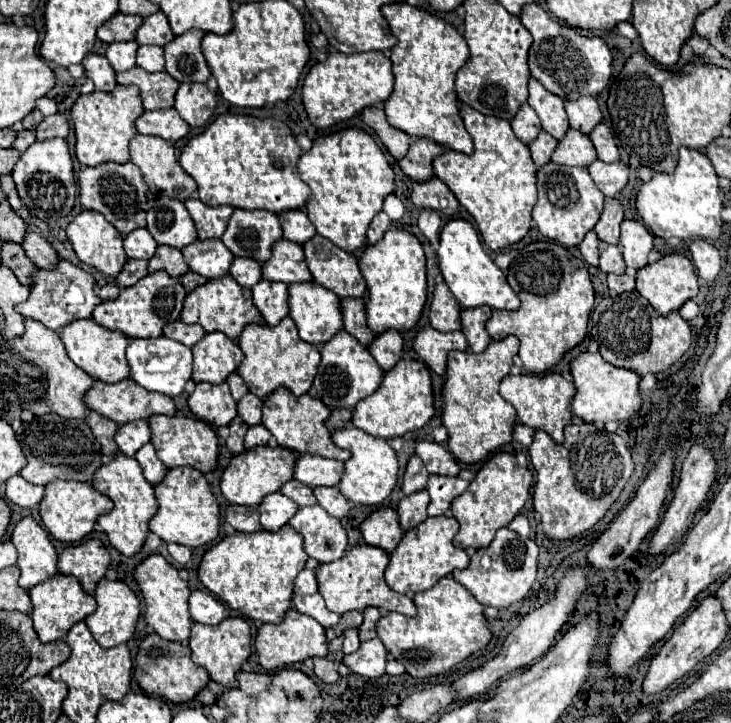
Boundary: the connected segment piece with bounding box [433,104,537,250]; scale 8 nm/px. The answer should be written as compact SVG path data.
M461 104L459 114L467 132L473 138L473 154L445 150L433 160L433 172L457 196L463 208L475 218L483 242L489 250L501 250L525 238L531 228L531 208L537 202L535 172L529 148L521 142L507 120L485 116L467 104Z

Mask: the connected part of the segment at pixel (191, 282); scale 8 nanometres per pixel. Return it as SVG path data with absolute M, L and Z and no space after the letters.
M189 270L185 276L181 276L179 280L181 280L181 284L185 286L185 290L187 290L187 292L191 292L195 286L199 286L199 284L205 284L205 282L207 282L203 276L199 276L199 274L191 272L191 270Z

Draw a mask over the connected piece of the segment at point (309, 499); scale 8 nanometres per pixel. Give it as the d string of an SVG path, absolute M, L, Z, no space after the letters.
M289 480L281 486L281 494L285 494L287 498L291 498L297 506L313 506L317 504L315 496L313 496L313 490L297 480Z

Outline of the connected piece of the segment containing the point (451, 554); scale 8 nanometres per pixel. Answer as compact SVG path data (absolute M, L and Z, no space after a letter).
M429 516L419 528L403 534L399 546L389 554L389 564L385 570L387 584L399 594L415 594L431 588L439 578L451 574L457 568L467 568L469 556L463 548L453 544L453 536L459 530L459 522L453 516Z

